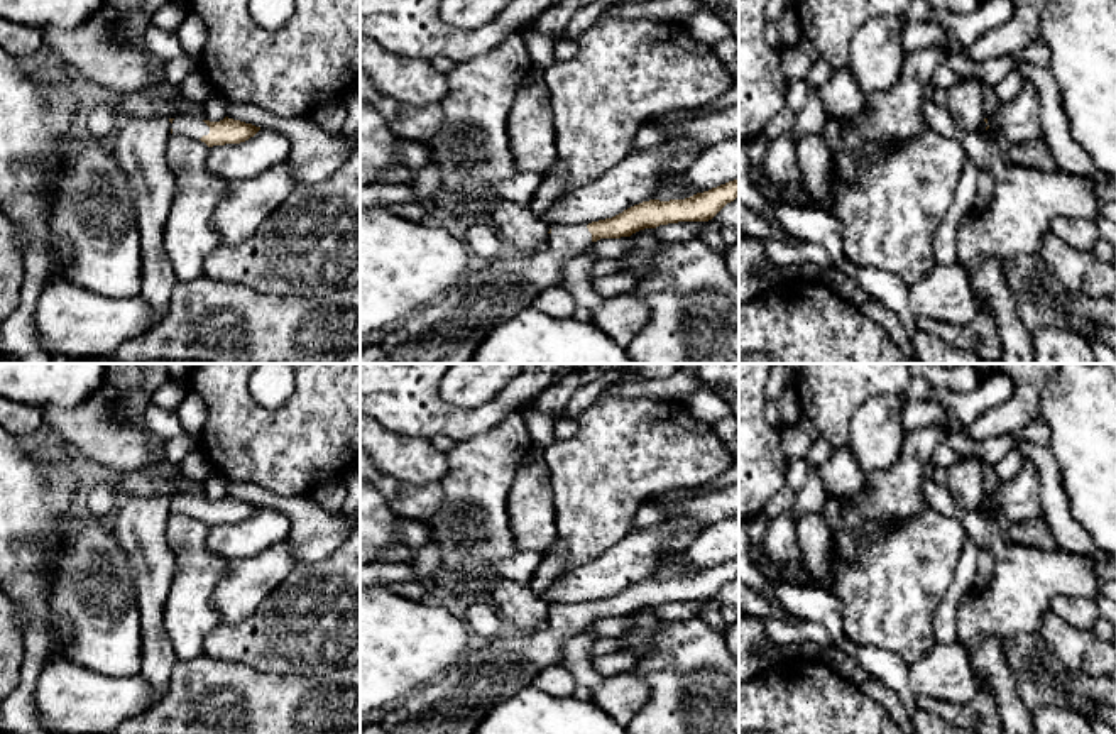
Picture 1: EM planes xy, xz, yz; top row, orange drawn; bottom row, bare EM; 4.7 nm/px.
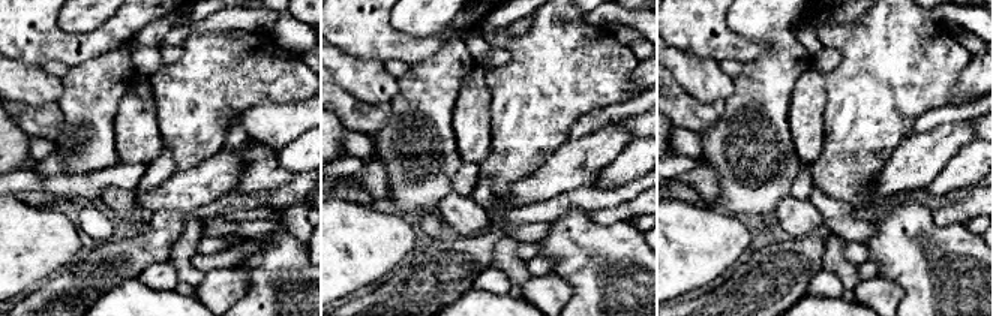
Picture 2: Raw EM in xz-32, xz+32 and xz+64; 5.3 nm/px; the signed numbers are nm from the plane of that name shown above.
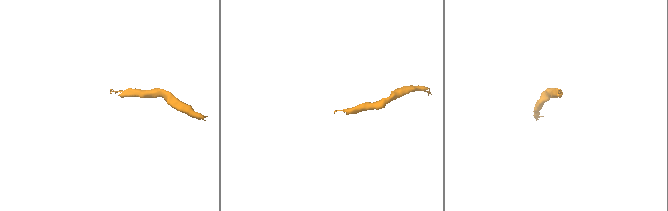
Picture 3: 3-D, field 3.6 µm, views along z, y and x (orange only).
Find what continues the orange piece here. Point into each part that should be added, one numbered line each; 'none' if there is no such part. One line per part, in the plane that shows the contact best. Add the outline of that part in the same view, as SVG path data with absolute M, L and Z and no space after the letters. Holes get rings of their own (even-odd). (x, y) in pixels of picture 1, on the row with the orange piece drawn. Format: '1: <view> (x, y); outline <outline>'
1: xy (181, 125); outline M176 117L171 123L172 134L186 135L193 139L201 139L203 135L210 134L210 127L198 118L191 117Z

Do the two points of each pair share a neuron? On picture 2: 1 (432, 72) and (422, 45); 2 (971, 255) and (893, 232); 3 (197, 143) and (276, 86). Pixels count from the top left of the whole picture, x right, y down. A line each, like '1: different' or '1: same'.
1: different
2: same
3: same

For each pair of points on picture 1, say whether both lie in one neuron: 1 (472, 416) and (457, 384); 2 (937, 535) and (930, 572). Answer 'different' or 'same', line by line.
1: different
2: same

